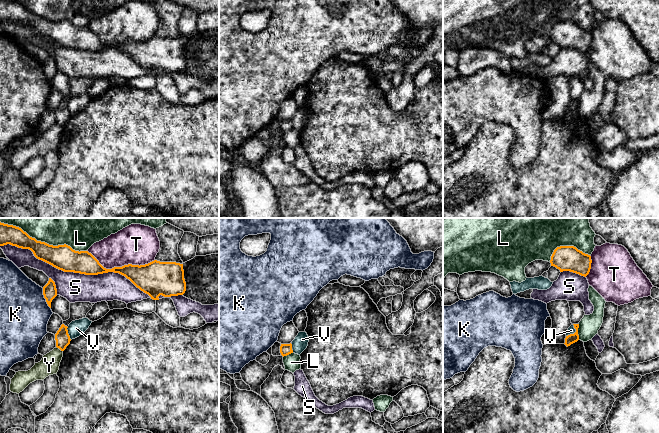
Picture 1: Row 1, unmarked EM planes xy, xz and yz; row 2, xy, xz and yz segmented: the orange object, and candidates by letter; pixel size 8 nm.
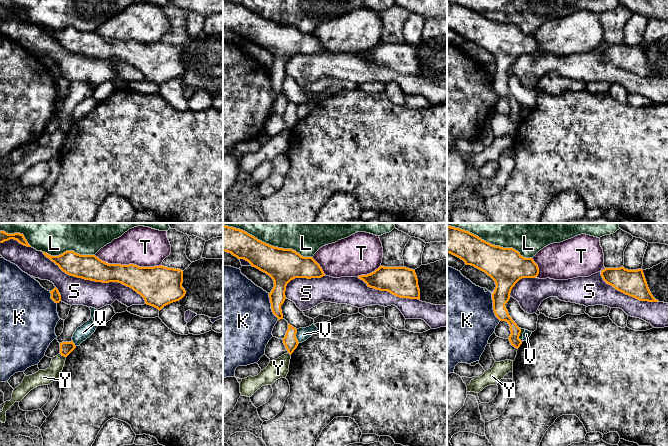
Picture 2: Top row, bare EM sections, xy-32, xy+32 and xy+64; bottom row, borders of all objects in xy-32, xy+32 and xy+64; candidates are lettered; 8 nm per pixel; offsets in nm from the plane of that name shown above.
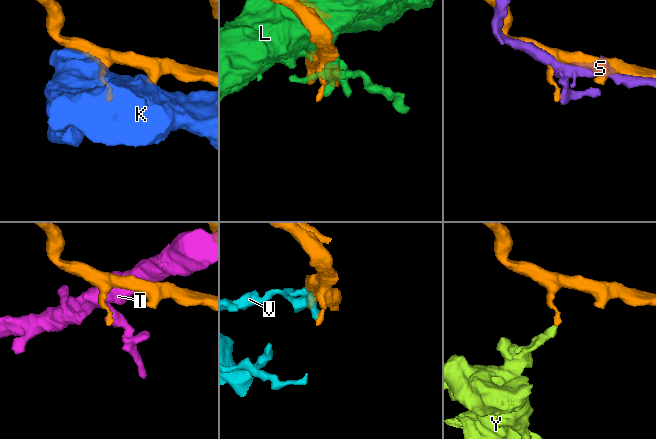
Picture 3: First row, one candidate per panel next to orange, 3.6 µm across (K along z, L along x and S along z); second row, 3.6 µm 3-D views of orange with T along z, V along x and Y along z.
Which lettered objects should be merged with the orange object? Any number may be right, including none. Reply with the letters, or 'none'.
none

